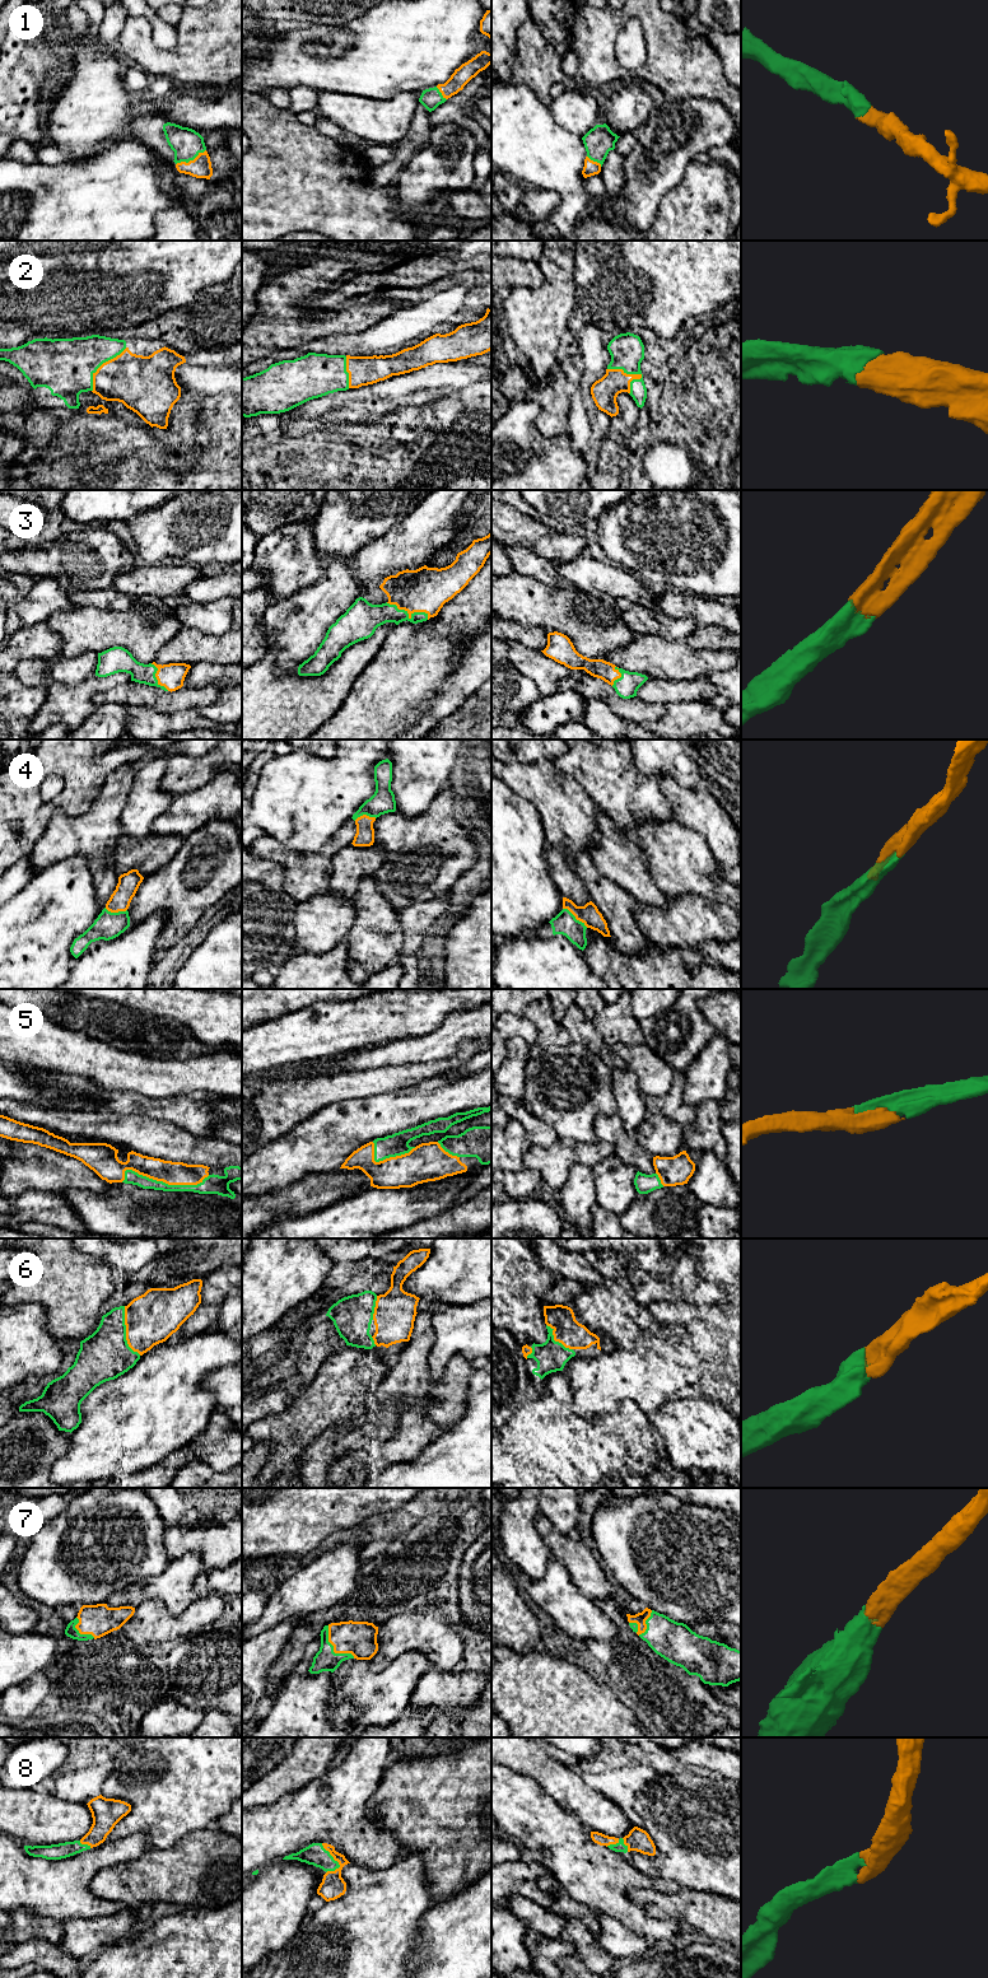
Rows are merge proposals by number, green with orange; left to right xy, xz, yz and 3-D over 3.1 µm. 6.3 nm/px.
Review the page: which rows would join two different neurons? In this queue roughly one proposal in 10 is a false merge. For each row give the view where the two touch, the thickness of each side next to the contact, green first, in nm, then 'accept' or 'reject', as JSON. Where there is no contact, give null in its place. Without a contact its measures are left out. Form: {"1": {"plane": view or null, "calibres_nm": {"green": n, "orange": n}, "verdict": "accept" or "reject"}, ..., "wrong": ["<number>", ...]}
{"1": {"plane": "xy", "calibres_nm": {"green": 190, "orange": 140}, "verdict": "accept"}, "2": {"plane": "yz", "calibres_nm": {"green": 220, "orange": 160}, "verdict": "accept"}, "3": {"plane": "xz", "calibres_nm": {"green": 170, "orange": 280}, "verdict": "accept"}, "4": {"plane": "yz", "calibres_nm": {"green": 150, "orange": 130}, "verdict": "accept"}, "5": {"plane": "xy", "calibres_nm": {"green": 80, "orange": 140}, "verdict": "accept"}, "6": {"plane": "xy", "calibres_nm": {"green": 320, "orange": 320}, "verdict": "accept"}, "7": {"plane": "xz", "calibres_nm": {"green": 140, "orange": 220}, "verdict": "accept"}, "8": {"plane": "xz", "calibres_nm": {"green": 140, "orange": 160}, "verdict": "accept"}, "wrong": []}

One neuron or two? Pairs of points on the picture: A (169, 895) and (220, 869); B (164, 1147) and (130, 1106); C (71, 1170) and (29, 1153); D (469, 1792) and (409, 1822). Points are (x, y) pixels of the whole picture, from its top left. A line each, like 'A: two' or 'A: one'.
A: one
B: two
C: one
D: one

